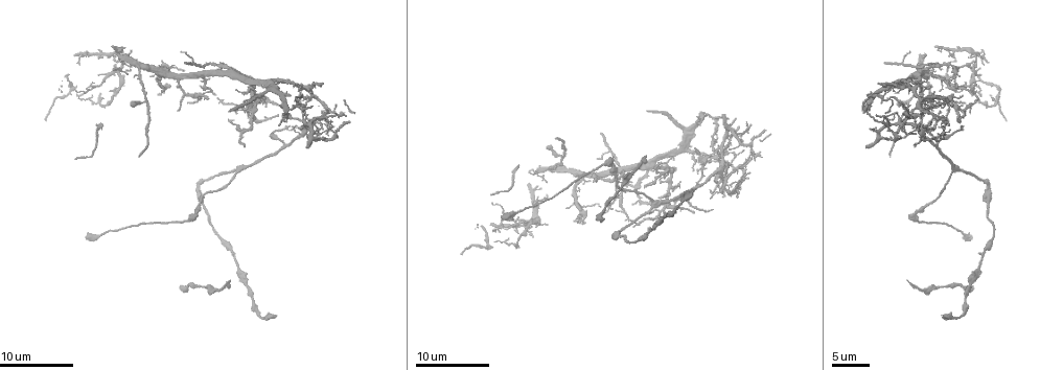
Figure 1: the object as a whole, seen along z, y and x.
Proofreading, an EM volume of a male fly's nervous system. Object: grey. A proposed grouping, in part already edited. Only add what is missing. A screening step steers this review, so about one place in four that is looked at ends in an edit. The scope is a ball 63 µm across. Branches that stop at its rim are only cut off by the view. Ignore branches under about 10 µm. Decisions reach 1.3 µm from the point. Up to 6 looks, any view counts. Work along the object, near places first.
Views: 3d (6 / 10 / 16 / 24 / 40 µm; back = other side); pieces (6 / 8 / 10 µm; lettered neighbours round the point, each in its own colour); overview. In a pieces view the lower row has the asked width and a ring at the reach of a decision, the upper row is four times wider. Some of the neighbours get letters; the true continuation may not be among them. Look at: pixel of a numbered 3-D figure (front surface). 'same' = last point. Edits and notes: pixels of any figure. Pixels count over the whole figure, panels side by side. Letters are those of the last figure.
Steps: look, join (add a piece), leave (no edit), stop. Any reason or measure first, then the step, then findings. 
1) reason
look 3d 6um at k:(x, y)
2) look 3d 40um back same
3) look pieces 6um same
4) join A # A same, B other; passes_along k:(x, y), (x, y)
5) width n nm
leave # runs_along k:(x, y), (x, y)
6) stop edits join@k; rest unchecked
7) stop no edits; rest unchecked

thin end
look pieces 6um at 1:(244, 146)

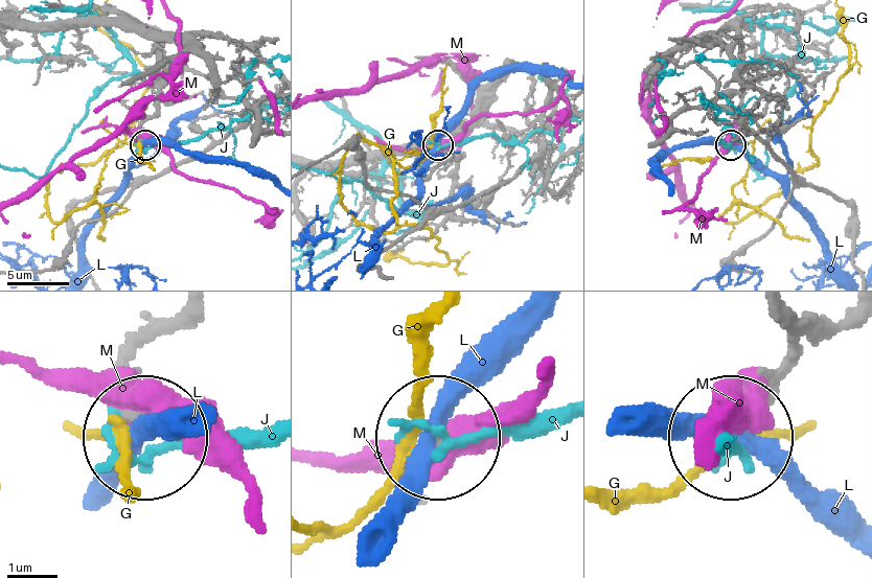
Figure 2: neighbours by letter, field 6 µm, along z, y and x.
leave # G other, J other, L other, M other; runs_along 2:(175, 318), (124, 379), (145, 438); none of them fits

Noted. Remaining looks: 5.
an open end
look pieces 6um at 1:(206, 98)

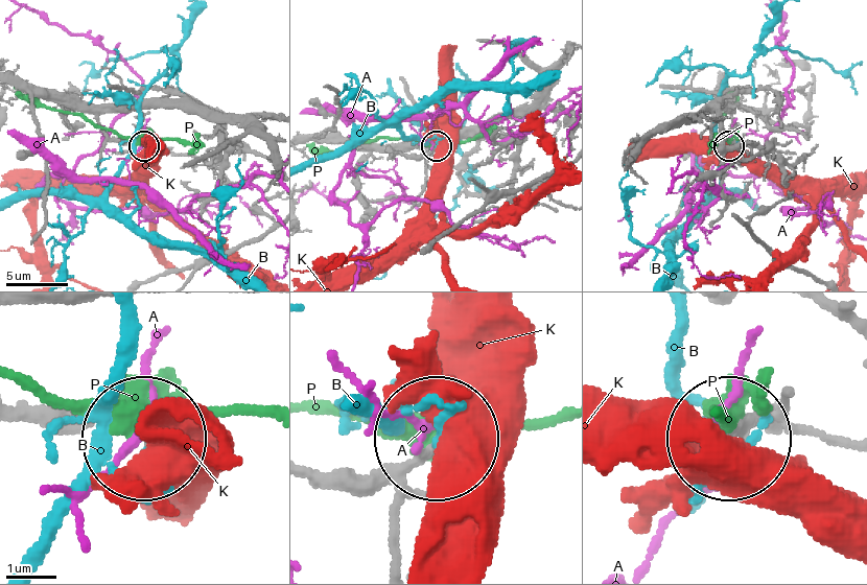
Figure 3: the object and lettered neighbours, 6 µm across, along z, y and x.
width 230 nm
leave # A other, B other, K other, P other; none of them fits

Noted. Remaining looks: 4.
tapers out
look 3d 10um at 1:(645, 186)

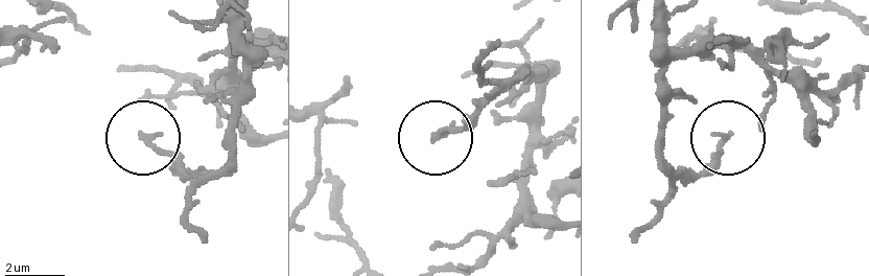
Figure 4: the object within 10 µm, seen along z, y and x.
look pieces 10um at 4:(727, 137)

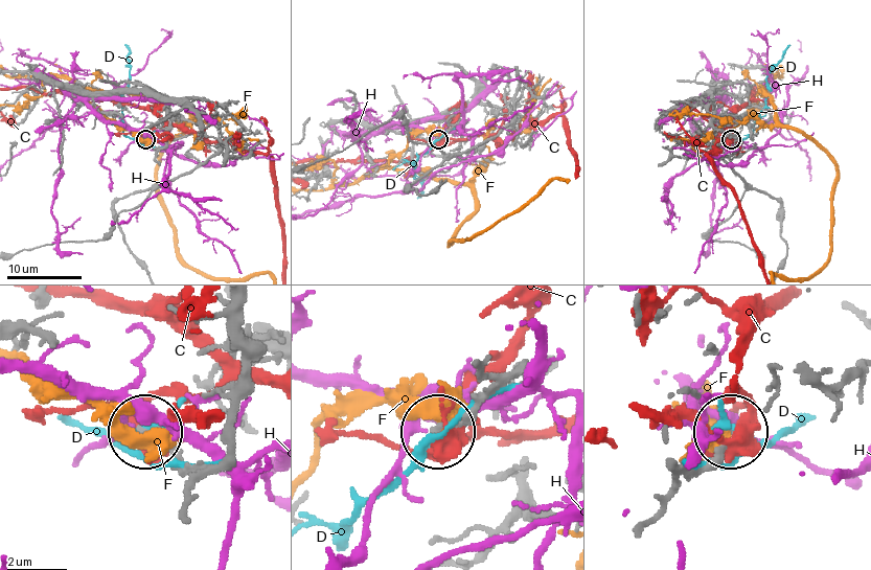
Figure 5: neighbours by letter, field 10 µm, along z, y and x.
leave # C other, D other, F other, H other; runs_along 5:(679, 463), (709, 461), (729, 436); none of them fits

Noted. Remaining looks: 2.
stop no edits; rest unchecked

